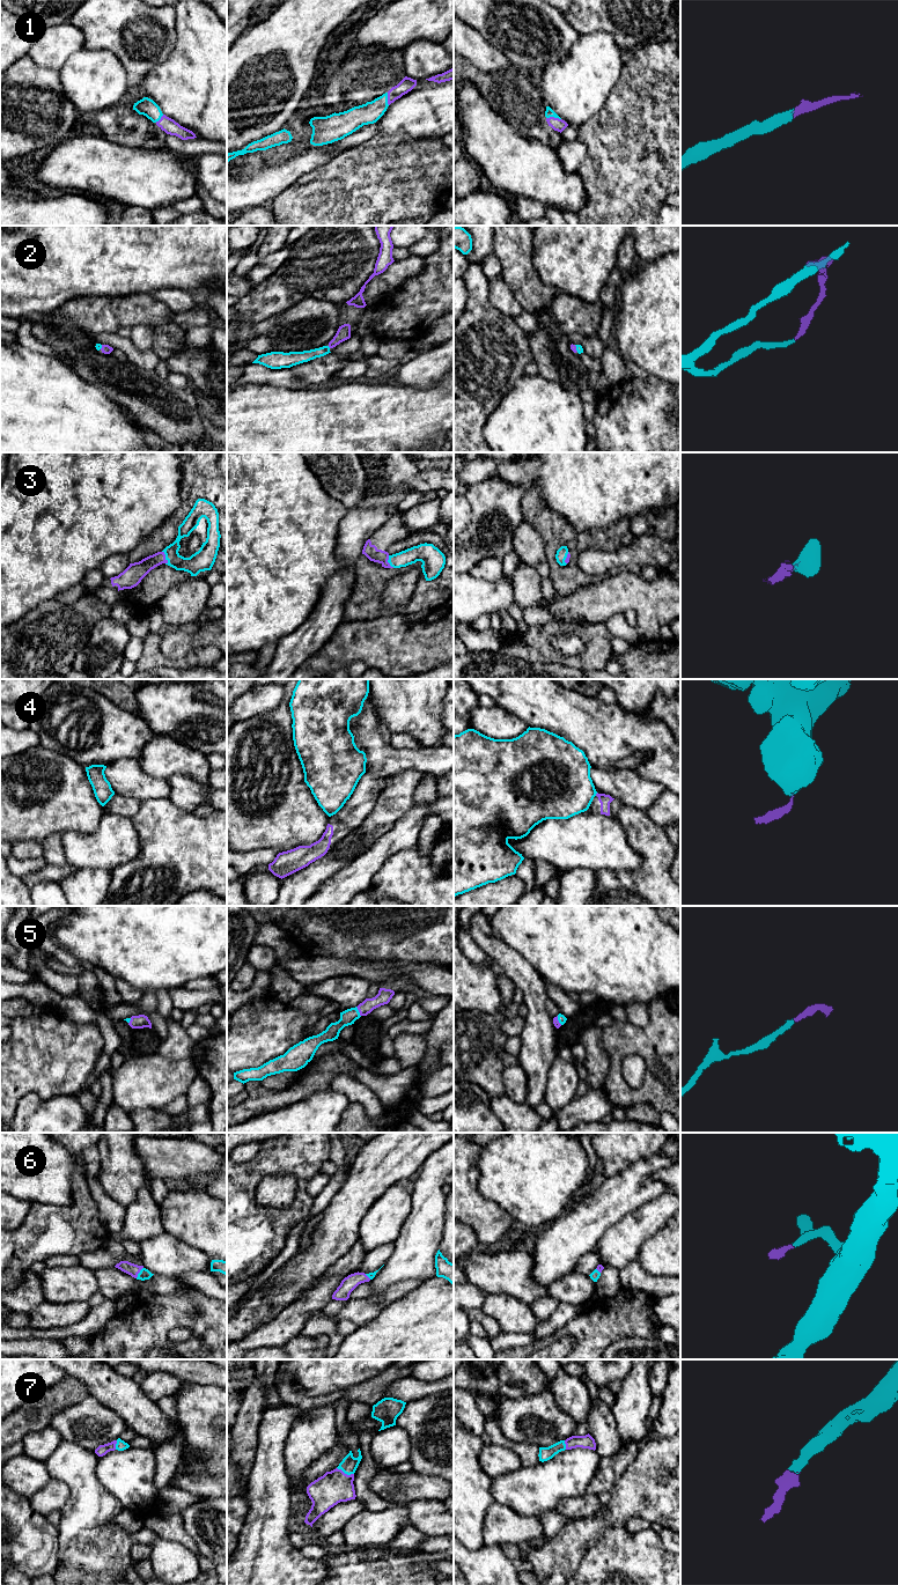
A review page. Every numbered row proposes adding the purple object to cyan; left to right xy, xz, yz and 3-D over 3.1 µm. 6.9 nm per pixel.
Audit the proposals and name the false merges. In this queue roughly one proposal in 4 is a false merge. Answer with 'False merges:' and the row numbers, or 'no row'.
False merges: 4

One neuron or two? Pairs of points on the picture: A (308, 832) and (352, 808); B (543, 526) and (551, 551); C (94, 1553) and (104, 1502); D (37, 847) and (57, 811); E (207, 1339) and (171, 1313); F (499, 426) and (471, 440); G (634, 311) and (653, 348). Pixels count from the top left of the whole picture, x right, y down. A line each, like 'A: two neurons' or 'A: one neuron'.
A: two neurons
B: one neuron
C: two neurons
D: two neurons
E: one neuron
F: two neurons
G: one neuron

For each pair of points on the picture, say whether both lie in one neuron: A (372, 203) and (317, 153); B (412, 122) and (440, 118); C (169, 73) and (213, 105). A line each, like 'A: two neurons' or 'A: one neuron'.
A: two neurons
B: one neuron
C: one neuron

